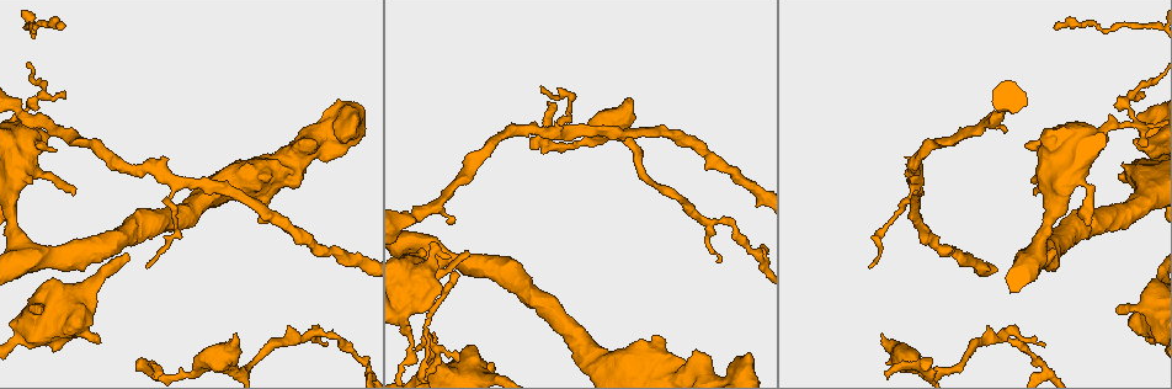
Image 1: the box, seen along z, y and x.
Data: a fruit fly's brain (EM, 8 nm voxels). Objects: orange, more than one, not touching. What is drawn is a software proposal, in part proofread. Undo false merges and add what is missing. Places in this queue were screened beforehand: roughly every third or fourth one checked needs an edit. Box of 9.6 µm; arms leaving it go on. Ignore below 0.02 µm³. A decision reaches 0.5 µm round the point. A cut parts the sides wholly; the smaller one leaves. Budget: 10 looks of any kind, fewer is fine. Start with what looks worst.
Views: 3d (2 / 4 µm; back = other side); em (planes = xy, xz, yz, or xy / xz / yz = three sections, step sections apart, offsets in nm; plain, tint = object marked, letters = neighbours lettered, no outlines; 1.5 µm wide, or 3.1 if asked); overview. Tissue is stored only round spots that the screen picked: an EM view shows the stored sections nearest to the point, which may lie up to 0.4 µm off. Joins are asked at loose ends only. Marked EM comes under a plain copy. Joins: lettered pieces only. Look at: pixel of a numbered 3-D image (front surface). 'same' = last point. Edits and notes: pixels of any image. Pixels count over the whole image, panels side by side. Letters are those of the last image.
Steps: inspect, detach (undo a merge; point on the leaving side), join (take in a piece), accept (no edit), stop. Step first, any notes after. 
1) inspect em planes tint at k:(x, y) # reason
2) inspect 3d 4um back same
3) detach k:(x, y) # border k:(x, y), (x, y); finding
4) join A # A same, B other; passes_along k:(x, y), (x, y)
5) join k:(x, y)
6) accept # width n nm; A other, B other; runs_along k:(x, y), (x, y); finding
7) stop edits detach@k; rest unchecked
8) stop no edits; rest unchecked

inspect em yz step 4 letters at 1:(720, 262) # tapers out

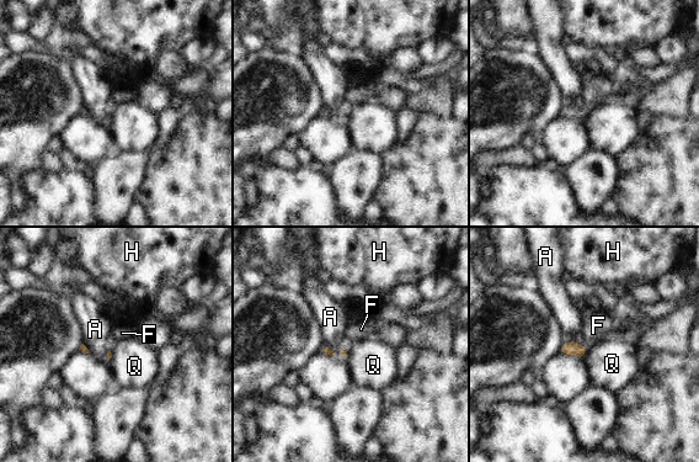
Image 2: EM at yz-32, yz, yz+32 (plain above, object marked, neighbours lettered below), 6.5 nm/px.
accept # A other, F other, H other, Q other; border 2:(586, 345), (586, 352), (582, 356); no lettered piece goes on from it

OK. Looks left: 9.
inspect 3d 2um back at 1:(39, 310) # free end

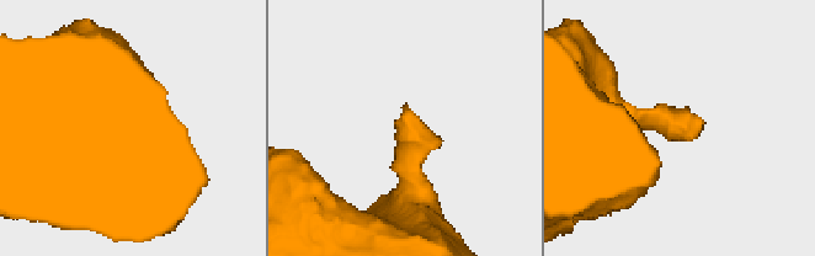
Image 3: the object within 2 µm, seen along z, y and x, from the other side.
inspect em xz step 8 letters at 3:(701, 124) # now the EM

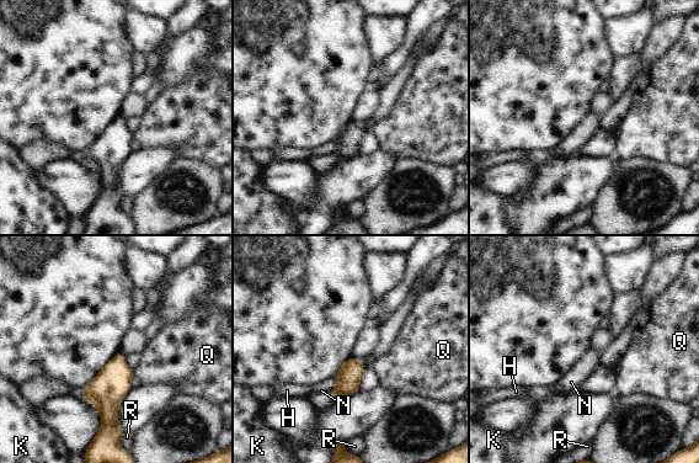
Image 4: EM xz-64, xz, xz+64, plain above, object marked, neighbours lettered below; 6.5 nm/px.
accept # width 150 nm; H other, K other, N other, Q other, R other; border 4:(336, 376), (334, 389), (329, 395); no lettered piece goes on from it

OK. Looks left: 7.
inspect em xz step 4 letters at 1:(1035, 194) # tapers out

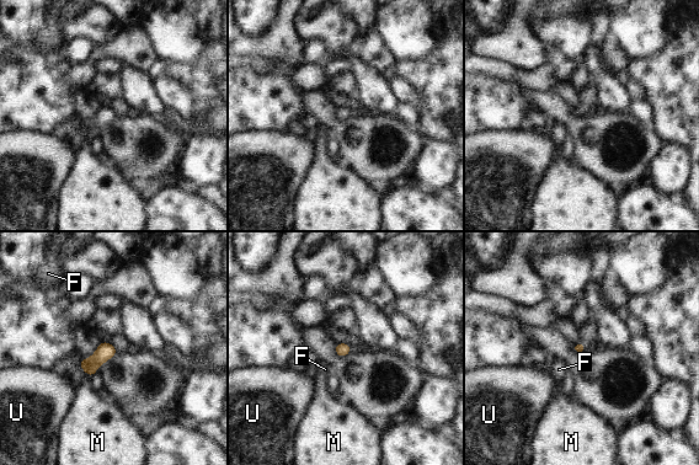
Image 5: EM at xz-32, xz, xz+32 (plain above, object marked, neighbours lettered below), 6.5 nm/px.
inspect em yz step 8 letters same # another direction

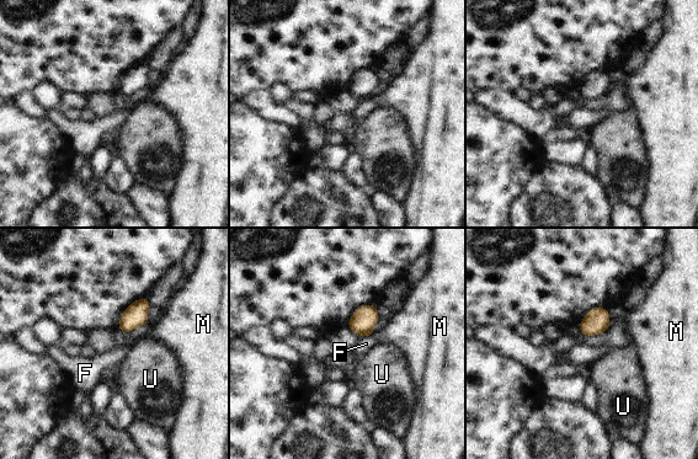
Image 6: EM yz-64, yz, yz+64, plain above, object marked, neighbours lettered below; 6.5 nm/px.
accept # F other, M other, U other; border 6:(372, 335), (362, 337); no lettered piece goes on from it

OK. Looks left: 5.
inspect 3d 2um at 1:(1143, 93) # branch stops here

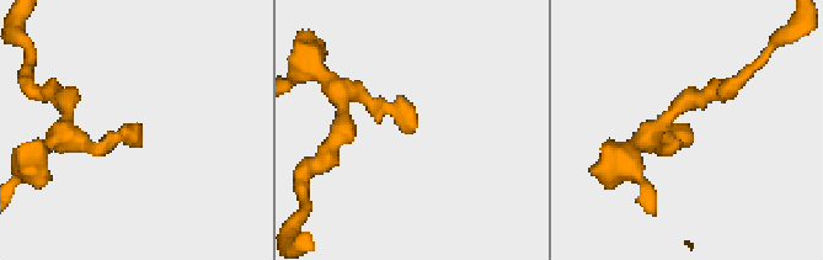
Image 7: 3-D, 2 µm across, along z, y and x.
inspect em planes letters at 7:(413, 128) # shape alone is not enough

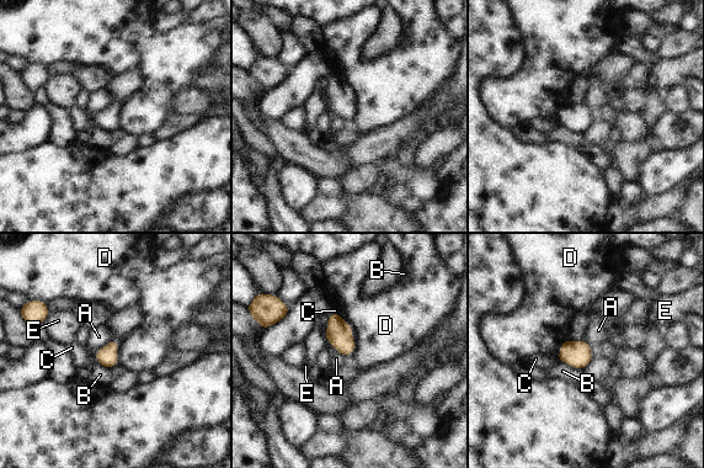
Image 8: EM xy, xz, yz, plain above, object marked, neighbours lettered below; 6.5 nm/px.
accept # A other, B other, C other, D other, E other; border 8:(340, 315), (351, 329), (353, 351); none of them fits

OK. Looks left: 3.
stop no edits; rest unchecked

